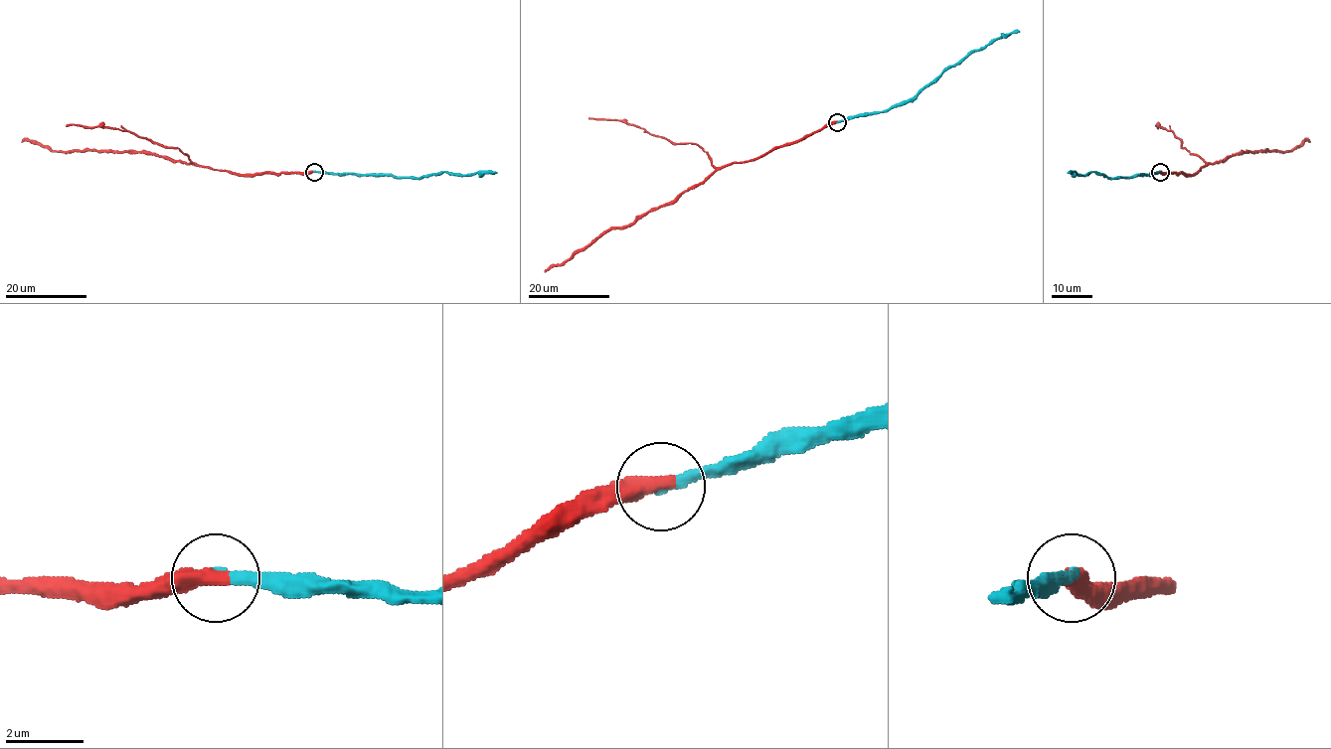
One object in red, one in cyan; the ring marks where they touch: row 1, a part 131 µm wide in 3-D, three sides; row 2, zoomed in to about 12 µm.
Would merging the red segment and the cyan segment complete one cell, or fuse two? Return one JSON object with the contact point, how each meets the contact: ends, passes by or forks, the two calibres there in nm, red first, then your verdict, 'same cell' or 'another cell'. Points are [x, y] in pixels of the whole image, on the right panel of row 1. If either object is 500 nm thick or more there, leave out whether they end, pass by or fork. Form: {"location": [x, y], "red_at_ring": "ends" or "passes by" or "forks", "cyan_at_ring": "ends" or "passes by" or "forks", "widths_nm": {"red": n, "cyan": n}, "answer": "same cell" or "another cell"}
{"location": [1160, 172], "red_at_ring": "ends", "cyan_at_ring": "ends", "widths_nm": {"red": 480, "cyan": 280}, "answer": "same cell"}

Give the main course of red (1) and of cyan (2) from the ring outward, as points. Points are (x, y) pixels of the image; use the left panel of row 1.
1: (314, 172), (236, 174), (150, 153), (52, 151), (37, 142), (22, 142)
2: (314, 172), (422, 178), (448, 172), (470, 175), (497, 172)

